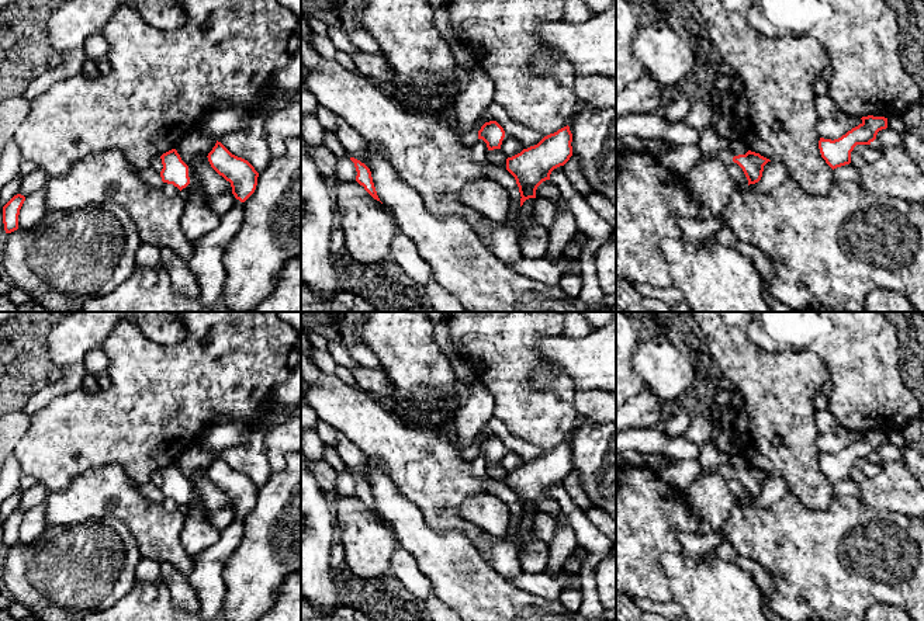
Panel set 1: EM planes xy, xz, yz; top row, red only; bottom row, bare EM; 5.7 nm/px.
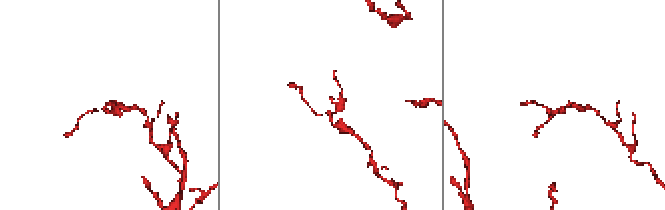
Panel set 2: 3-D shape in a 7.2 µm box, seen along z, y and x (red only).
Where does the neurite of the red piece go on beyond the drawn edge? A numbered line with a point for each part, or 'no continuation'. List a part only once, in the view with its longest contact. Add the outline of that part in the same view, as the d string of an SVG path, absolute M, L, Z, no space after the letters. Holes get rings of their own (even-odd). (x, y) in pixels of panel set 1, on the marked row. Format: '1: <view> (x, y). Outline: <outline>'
no continuation

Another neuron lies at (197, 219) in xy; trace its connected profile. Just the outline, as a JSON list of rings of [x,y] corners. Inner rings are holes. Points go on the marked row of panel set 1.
[[[188,171],[190,184],[186,187],[184,208],[181,214],[181,230],[184,236],[194,242],[214,230],[221,216],[208,205],[208,194],[194,181]]]

